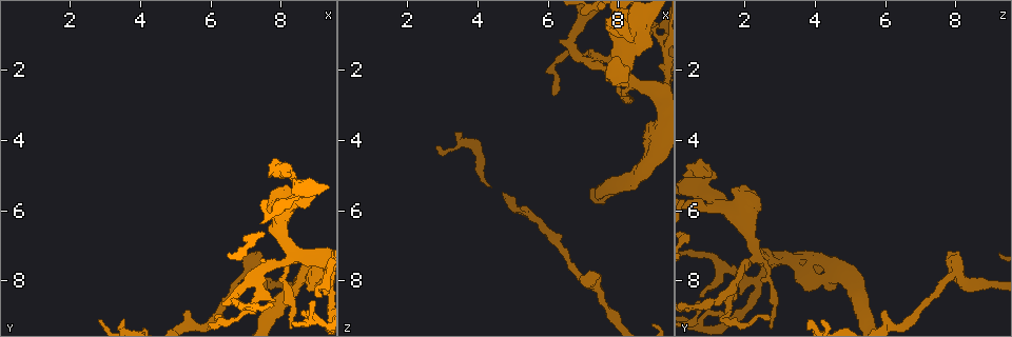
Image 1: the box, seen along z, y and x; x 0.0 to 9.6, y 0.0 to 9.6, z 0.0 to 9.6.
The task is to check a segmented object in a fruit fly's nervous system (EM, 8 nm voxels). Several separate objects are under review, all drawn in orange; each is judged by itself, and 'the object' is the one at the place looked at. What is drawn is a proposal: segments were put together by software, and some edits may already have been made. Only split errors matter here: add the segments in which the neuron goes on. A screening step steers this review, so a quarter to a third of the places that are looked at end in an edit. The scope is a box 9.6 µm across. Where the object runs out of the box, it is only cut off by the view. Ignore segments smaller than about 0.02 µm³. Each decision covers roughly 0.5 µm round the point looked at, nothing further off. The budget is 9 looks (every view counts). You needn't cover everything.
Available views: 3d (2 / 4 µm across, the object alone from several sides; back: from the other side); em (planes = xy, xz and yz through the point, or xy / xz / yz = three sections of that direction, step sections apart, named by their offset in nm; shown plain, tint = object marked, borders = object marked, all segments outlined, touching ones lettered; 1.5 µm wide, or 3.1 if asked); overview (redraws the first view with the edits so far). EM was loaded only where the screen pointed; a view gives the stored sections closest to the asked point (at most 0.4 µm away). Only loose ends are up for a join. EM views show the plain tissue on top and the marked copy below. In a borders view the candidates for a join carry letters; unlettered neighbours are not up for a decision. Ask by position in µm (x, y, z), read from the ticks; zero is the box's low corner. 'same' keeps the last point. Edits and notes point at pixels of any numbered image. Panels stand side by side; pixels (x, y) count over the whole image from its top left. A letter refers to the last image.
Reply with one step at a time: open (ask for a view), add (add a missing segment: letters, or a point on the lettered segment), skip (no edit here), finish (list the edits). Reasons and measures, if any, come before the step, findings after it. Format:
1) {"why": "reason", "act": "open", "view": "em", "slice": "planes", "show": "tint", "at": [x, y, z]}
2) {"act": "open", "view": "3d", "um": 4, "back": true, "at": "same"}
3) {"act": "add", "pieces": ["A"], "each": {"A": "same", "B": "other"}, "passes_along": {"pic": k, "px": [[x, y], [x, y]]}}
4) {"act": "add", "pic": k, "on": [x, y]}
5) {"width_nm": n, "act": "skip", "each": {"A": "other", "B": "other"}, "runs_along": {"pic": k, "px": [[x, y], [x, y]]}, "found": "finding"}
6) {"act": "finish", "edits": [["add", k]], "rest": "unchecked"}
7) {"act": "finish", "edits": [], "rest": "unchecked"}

{"why": "stops while still wide", "act": "open", "view": "3d", "um": 4, "at": [8.35, 4.90, 1.20]}

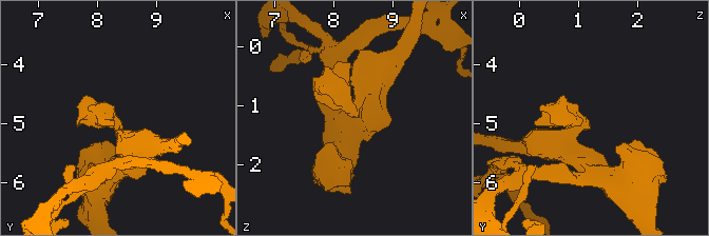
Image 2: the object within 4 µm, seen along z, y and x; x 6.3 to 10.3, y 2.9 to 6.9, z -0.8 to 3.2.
{"act": "open", "view": "em", "slice": "planes", "show": "borders", "at": [8.35, 4.95, 1.15]}

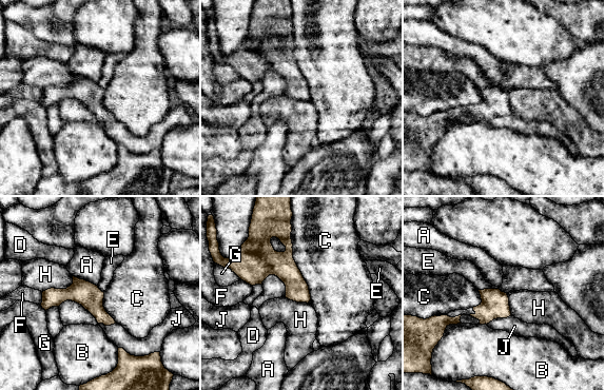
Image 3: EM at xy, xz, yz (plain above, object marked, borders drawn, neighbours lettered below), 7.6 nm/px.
{"act": "skip", "each": {"A": "other", "B": "other", "C": "other", "D": "other", "E": "other", "F": "other", "G": "other", "H": "other", "J": "other"}, "runs_along": {"pic": 3, "px": [[44, 306], [82, 295], [111, 322]]}, "found": "none of them fits"}

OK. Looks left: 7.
{"why": "branch stops here", "act": "open", "view": "3d", "um": 2, "at": [7.80, 8.60, 1.55]}

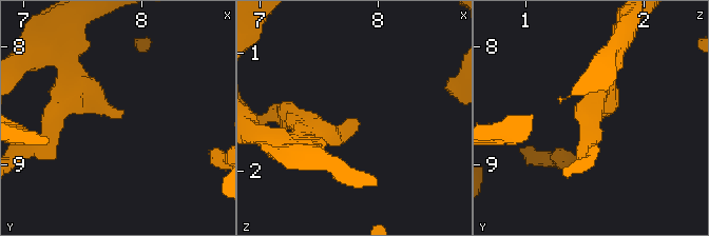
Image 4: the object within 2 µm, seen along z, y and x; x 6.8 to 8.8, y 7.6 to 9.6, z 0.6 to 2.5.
{"arm_widths_nm": [160, 190], "why": "now the EM", "act": "open", "view": "em", "slice": "planes", "show": "borders", "at": [7.84, 8.56, 1.62]}

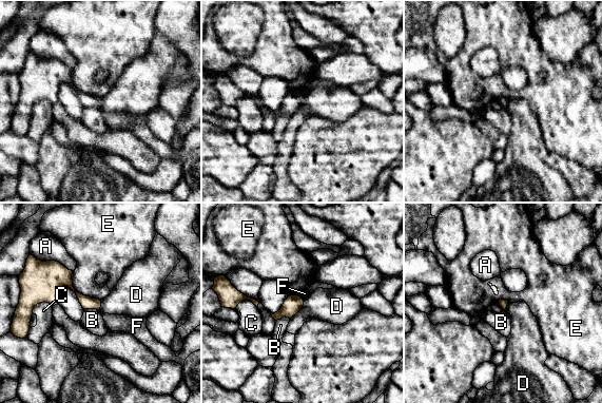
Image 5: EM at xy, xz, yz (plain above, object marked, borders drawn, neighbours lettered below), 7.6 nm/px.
{"longest_contact_nm": ["E", 320], "act": "skip", "each": {"A": "other", "B": "other", "C": "other", "D": "other", "E": "other", "F": "other"}, "border": {"pic": 5, "px": [[304, 300], [303, 306], [290, 319]]}, "found": "none of them fits"}

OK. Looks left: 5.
{"why": "thin end", "act": "open", "view": "em", "slice": "planes", "show": "borders", "at": [6.20, 9.05, 2.65]}

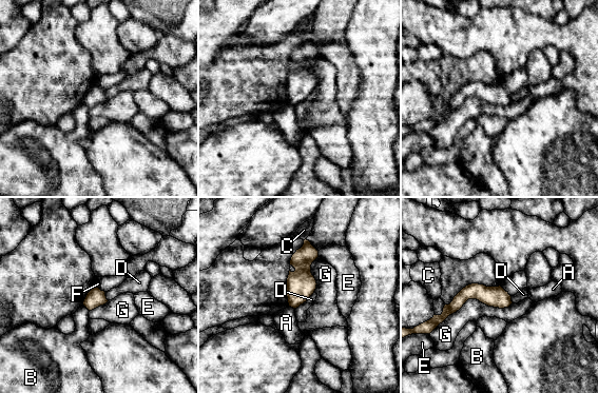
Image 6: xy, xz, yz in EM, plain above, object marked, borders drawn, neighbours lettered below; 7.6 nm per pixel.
{"act": "skip", "each": {"A": "other", "B": "other", "C": "other", "D": "other", "E": "other", "F": "other", "G": "other"}, "border": {"pic": 6, "px": [[313, 292], [295, 309]]}, "found": "none of them fits"}

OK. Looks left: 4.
{"why": "branch stops here", "act": "open", "view": "em", "slice": "planes", "show": "borders", "at": [5.30, 8.80, 6.05]}

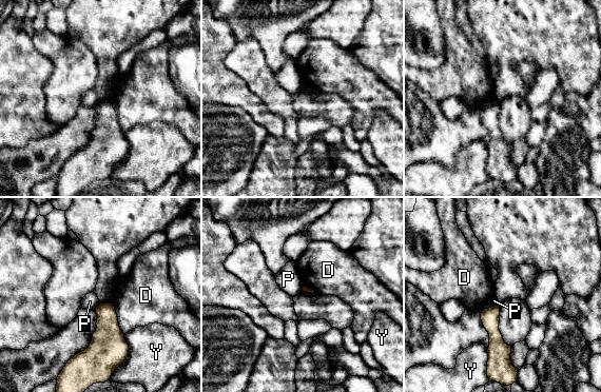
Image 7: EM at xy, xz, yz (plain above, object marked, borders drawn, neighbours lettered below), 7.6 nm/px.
{"act": "skip", "each": {"D": "other", "P": "other", "Y": "other"}, "found": "none of them fits"}

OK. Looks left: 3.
{"act": "finish", "edits": [], "rest": "unchecked"}

